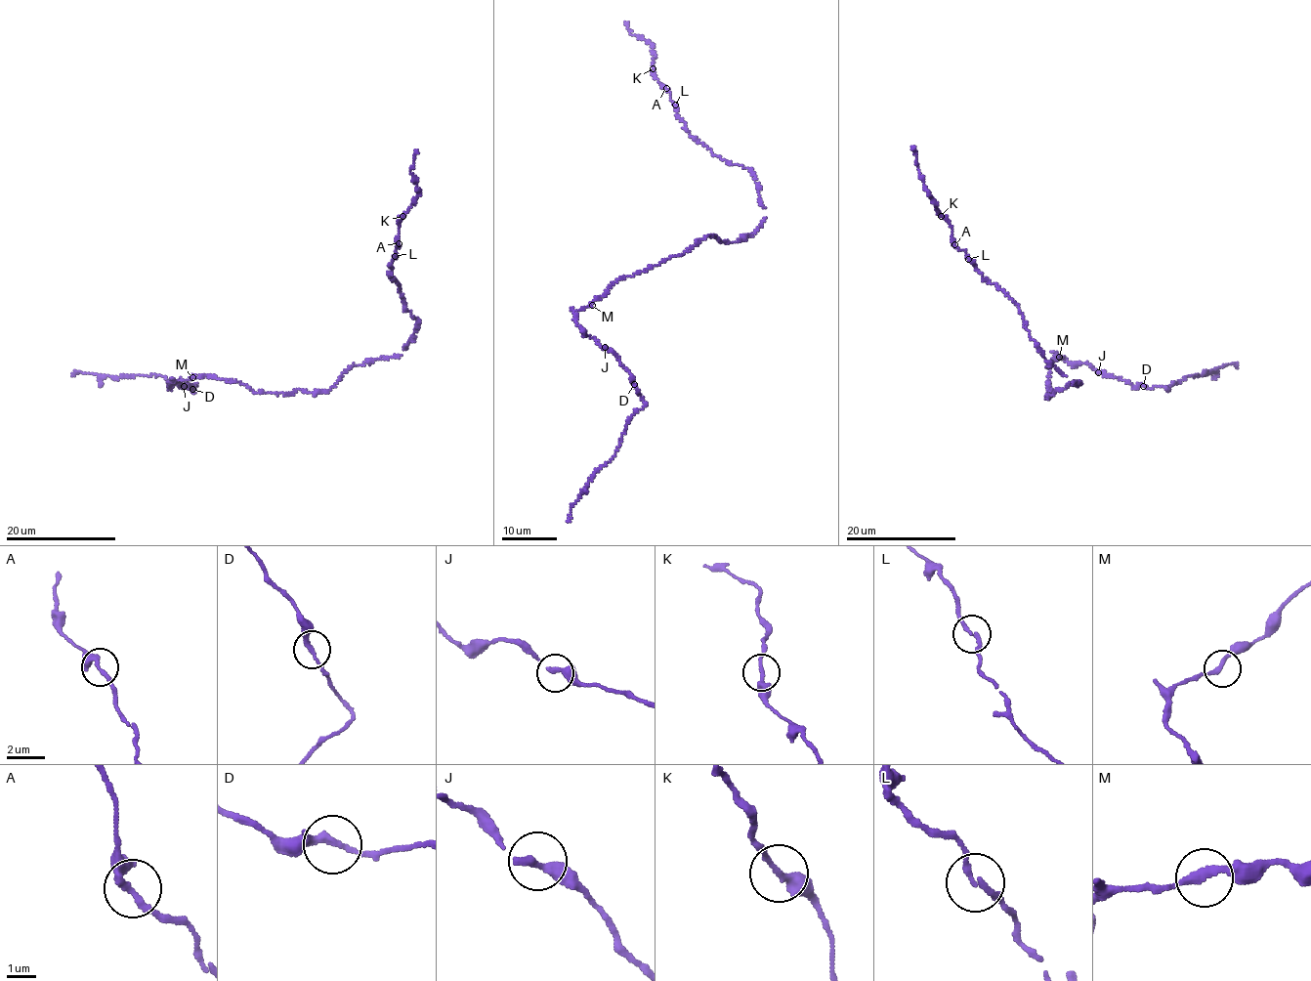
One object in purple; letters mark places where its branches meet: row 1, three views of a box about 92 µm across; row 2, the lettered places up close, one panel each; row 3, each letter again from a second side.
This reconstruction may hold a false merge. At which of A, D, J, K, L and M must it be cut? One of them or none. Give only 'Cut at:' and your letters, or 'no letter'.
Cut at: no letter

